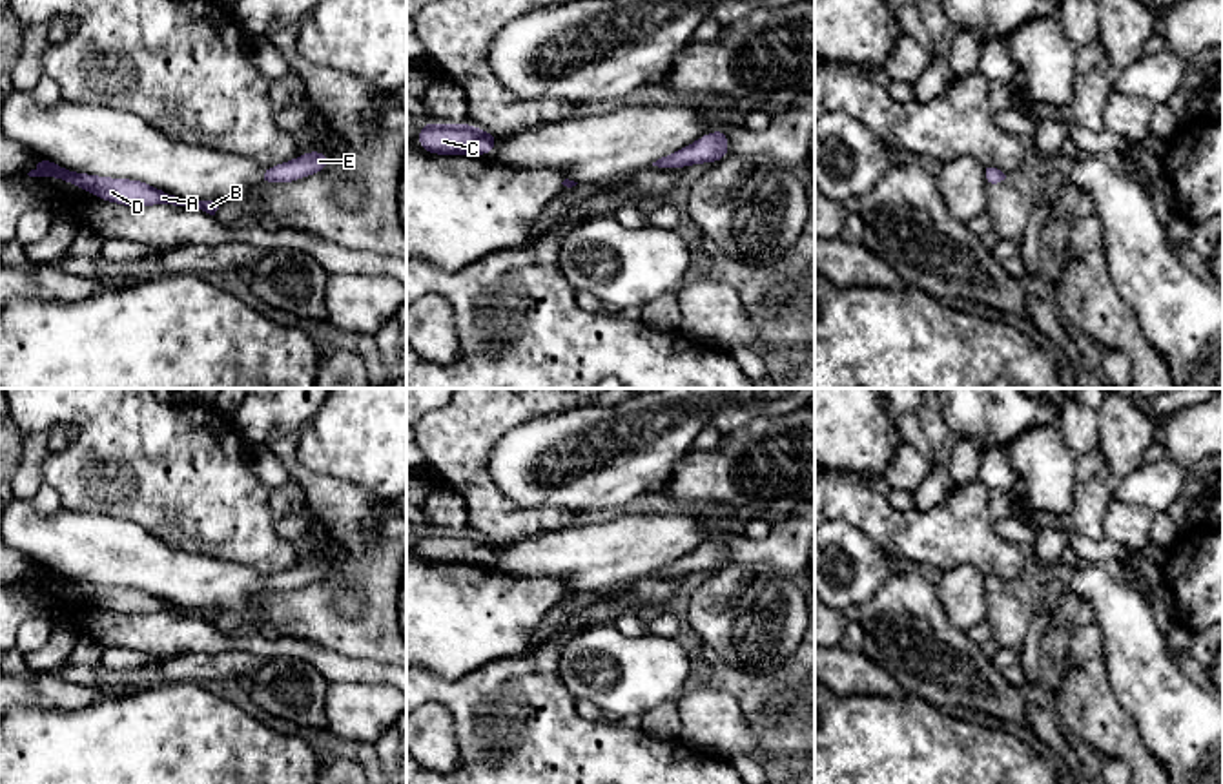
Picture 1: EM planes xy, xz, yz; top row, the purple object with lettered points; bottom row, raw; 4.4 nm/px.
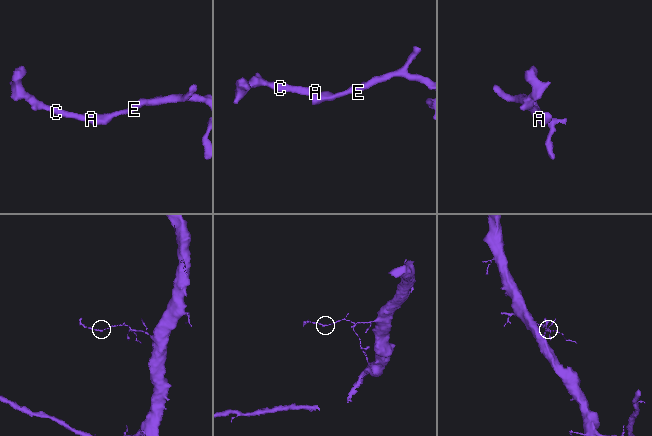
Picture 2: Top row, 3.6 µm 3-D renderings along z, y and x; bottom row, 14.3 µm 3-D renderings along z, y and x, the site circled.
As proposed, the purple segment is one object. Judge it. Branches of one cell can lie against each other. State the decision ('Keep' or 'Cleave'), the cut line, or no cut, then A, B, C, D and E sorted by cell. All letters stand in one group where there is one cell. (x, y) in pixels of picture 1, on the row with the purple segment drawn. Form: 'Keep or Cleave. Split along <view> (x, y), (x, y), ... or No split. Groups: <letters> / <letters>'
Keep. No split. Groups: A B C D E

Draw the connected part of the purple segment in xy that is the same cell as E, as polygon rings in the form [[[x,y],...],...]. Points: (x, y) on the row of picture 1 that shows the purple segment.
[[[308,151],[284,164],[275,164],[259,175],[259,182],[293,182],[306,175],[321,173],[330,164],[330,157],[323,151]]]

